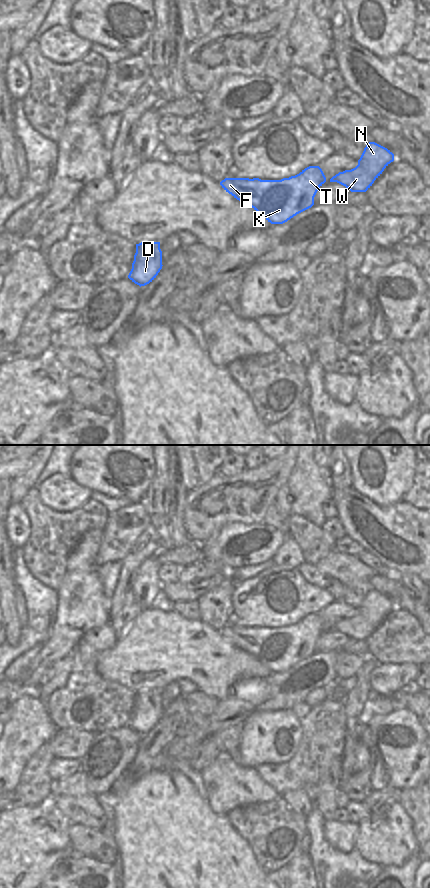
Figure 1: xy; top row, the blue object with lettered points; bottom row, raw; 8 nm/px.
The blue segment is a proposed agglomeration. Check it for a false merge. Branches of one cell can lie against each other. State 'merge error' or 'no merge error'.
no merge error

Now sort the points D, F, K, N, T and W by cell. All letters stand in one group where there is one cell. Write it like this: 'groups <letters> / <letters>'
groups D F K N T W

